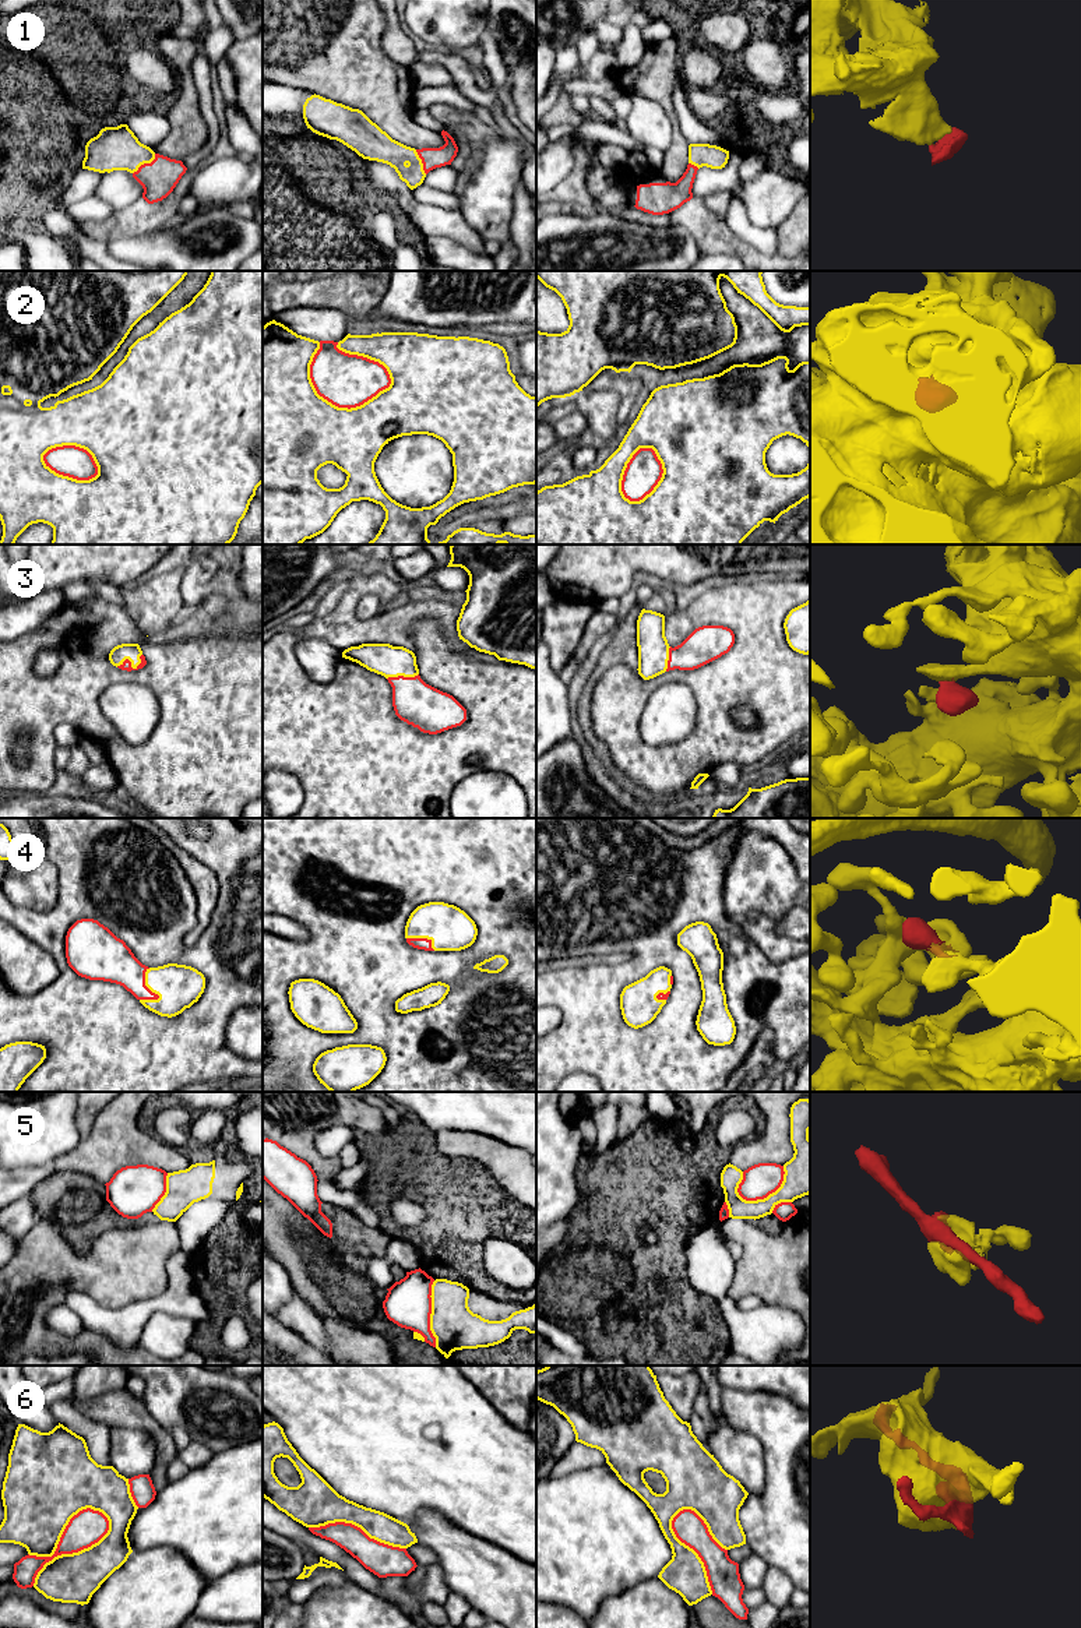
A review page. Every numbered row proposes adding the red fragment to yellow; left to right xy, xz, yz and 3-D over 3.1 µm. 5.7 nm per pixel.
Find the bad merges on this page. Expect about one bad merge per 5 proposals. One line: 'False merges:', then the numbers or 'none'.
False merges: 2, 5, 6

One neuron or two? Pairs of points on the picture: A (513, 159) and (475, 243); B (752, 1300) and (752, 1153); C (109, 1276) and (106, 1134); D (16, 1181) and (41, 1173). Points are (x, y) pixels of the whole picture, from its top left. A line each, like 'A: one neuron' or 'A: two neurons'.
A: two neurons
B: two neurons
C: one neuron
D: one neuron

